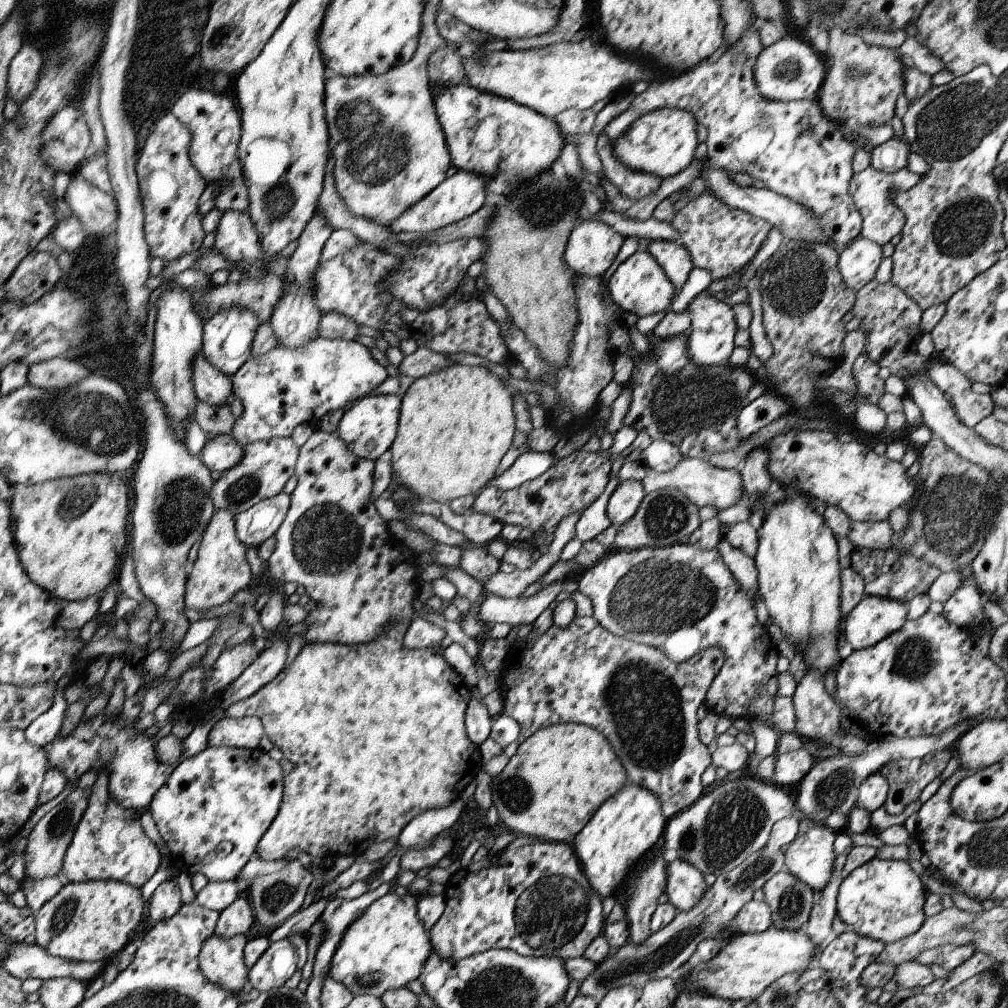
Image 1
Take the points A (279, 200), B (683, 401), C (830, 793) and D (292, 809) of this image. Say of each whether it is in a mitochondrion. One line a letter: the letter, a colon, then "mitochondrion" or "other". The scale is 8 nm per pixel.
A: mitochondrion
B: mitochondrion
C: mitochondrion
D: other

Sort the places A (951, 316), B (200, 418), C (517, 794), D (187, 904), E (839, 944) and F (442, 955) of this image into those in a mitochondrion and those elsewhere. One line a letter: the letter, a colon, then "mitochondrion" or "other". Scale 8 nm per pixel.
A: other
B: other
C: mitochondrion
D: other
E: other
F: other

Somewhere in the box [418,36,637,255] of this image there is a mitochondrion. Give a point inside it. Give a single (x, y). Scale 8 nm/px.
(539, 209)

